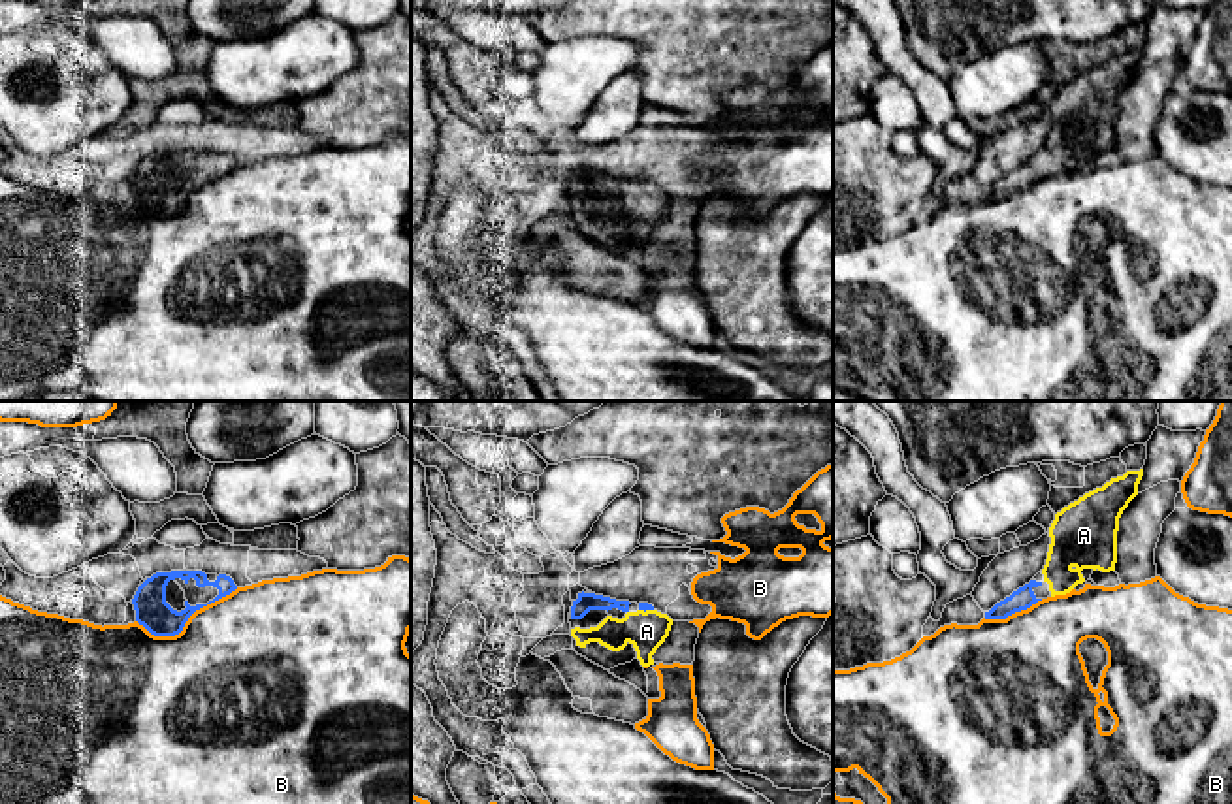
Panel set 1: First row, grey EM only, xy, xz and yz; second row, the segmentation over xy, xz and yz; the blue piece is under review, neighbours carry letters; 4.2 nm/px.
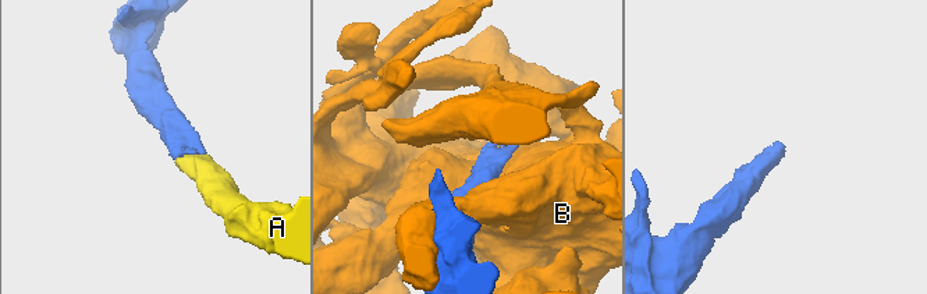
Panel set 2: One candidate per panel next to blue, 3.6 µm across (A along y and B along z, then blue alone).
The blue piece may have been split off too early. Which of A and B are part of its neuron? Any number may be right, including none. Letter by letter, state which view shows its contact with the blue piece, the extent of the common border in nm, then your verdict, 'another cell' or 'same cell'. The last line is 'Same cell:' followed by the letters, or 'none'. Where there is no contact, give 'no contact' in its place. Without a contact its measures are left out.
A: xz | 60 nm | same cell
B: xy | 460 nm | another cell
Same cell: A

